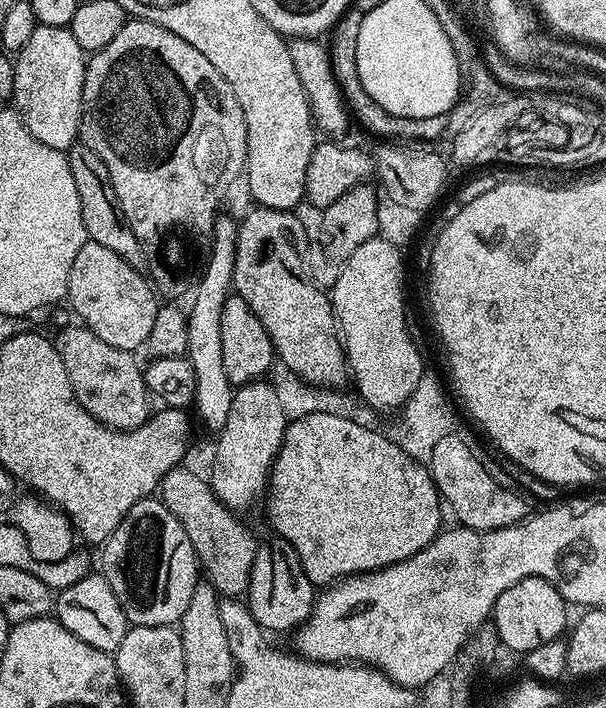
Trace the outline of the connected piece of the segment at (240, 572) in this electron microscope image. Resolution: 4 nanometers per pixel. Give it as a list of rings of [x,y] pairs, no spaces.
[[[184,467],[171,468],[160,479],[159,499],[164,501],[170,514],[182,522],[182,530],[186,530],[186,538],[190,538],[196,551],[203,579],[211,583],[221,597],[243,597],[248,591],[258,540],[252,537],[251,530],[240,521],[243,519],[216,497],[211,483],[205,477],[203,480],[198,473]]]

